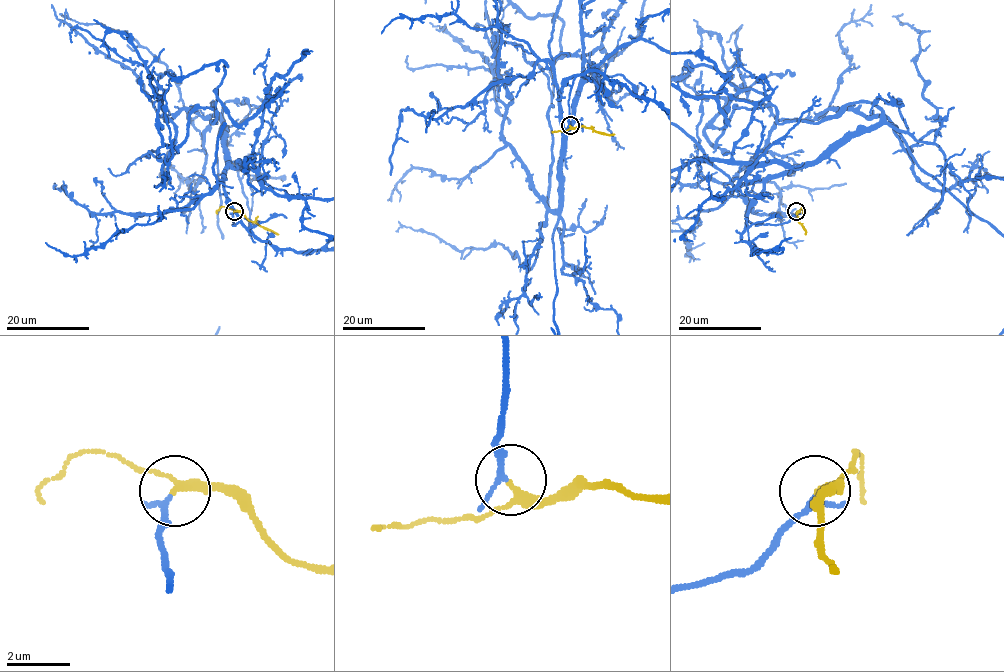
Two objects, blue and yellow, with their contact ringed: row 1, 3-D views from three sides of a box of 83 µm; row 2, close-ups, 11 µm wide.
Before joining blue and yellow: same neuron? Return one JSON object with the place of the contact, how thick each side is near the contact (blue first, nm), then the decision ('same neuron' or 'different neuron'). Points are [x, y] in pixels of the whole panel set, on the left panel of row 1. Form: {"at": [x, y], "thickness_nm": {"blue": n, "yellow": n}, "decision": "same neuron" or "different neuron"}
{"at": [234, 211], "thickness_nm": {"blue": 140, "yellow": 180}, "decision": "same neuron"}

